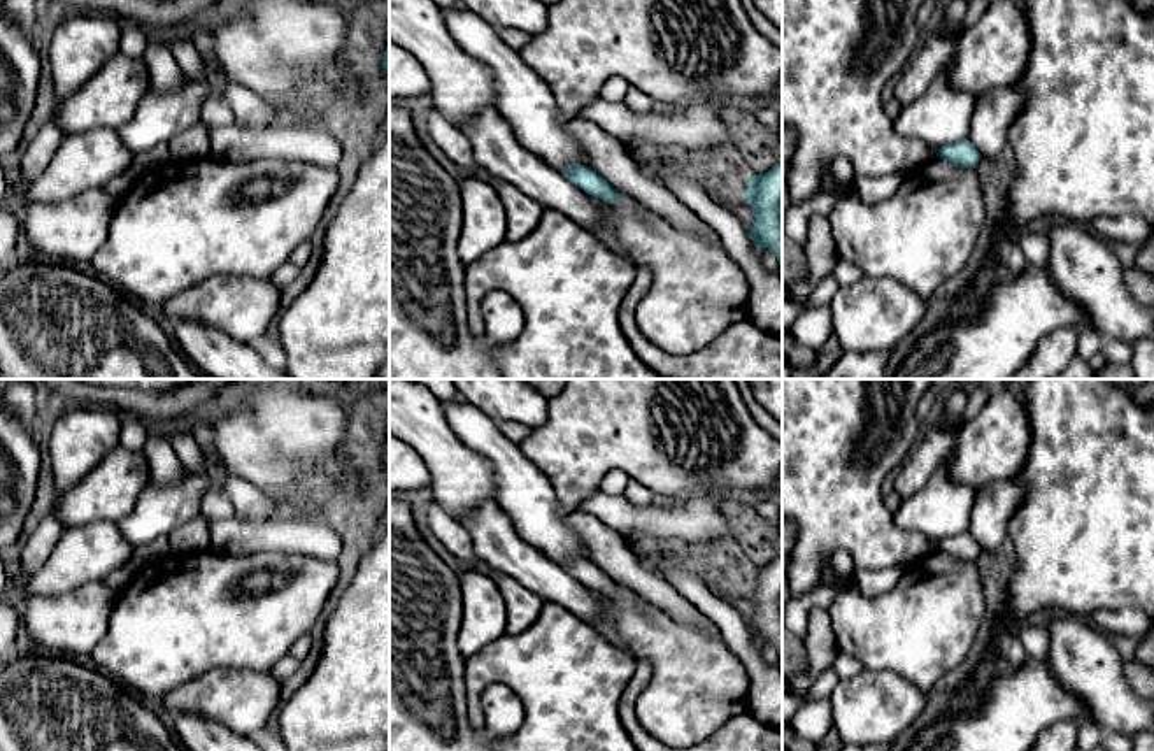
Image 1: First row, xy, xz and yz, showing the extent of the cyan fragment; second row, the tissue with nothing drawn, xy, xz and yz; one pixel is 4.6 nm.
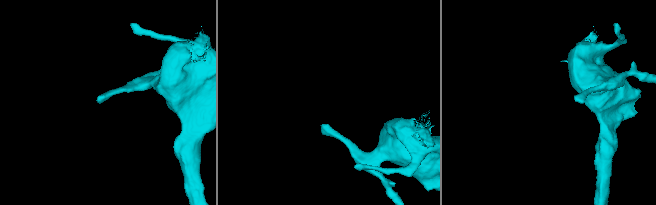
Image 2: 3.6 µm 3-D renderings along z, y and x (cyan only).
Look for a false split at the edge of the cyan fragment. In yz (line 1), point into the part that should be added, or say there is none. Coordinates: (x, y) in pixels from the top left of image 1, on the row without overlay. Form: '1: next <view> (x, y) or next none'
1: next none

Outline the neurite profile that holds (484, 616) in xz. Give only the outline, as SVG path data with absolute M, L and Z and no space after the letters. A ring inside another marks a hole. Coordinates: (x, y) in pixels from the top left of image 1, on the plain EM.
M475 569L459 574L463 621L458 647L468 660L507 633L507 609L495 581Z

